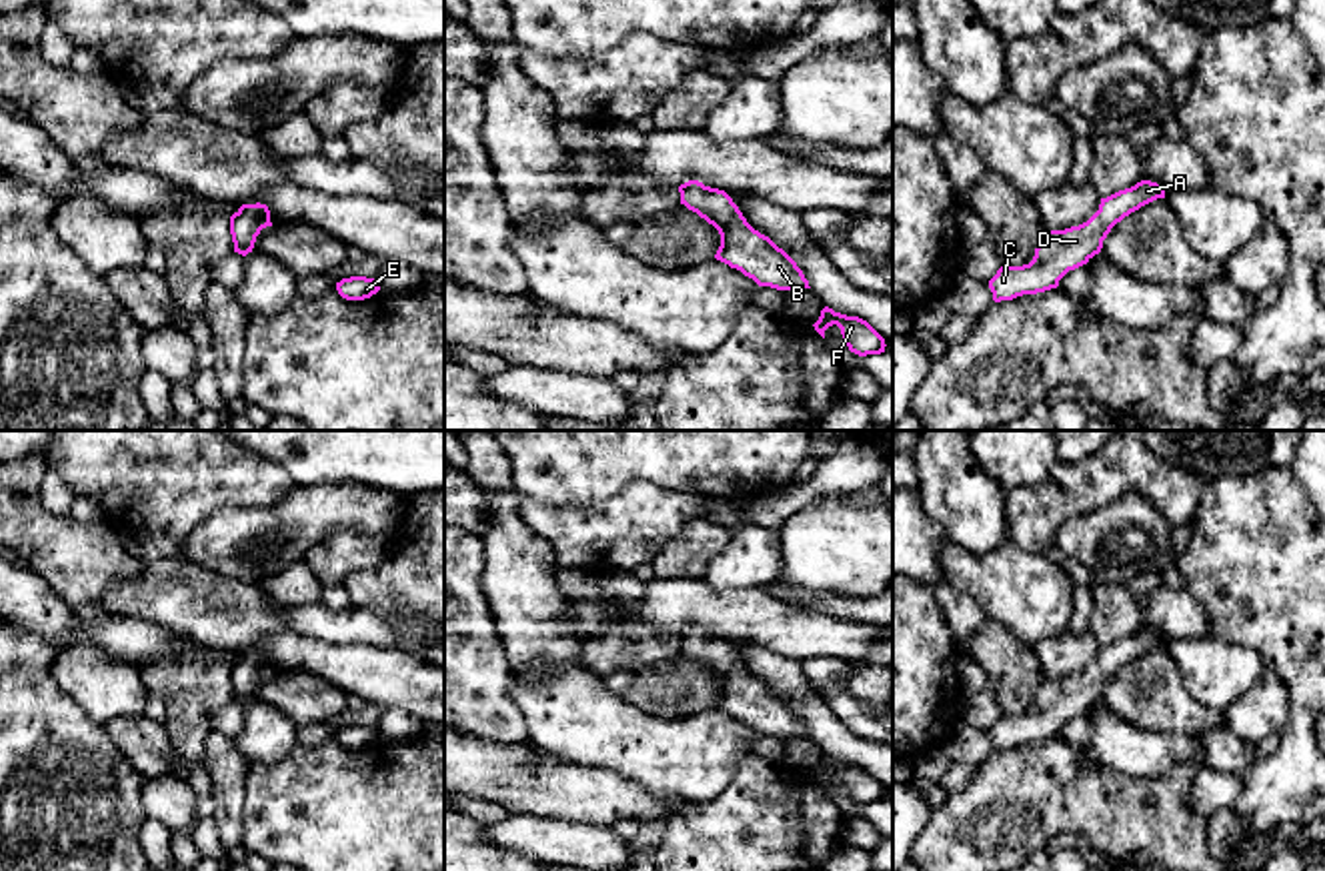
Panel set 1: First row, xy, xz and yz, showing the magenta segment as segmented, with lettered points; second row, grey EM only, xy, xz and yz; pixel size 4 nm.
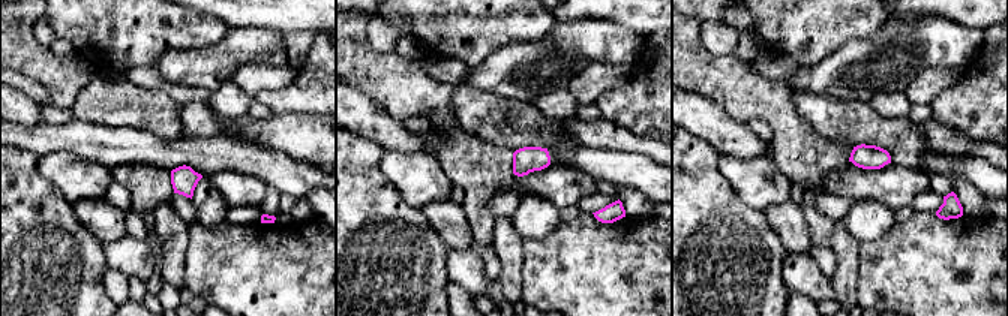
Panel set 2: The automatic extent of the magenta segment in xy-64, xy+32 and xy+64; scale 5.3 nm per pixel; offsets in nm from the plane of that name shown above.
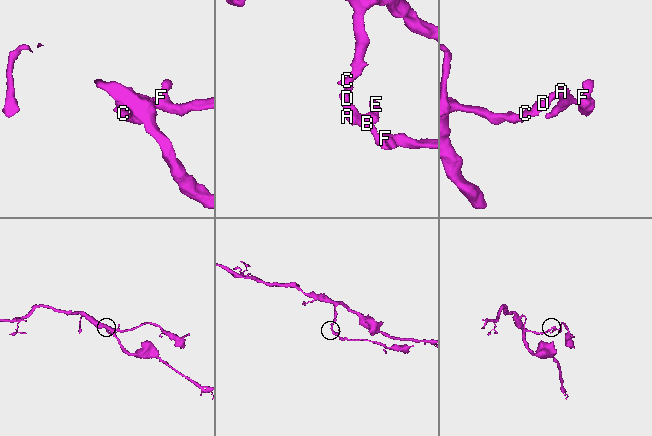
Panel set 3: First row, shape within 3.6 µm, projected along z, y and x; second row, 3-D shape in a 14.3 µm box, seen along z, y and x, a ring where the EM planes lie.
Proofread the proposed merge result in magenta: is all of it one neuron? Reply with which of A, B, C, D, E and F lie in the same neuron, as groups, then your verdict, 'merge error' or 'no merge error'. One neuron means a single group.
A B C D E F | no merge error

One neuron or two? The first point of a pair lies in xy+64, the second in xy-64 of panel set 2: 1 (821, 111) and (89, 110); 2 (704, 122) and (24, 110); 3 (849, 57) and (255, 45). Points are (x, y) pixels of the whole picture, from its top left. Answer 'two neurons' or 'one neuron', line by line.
1: one neuron
2: one neuron
3: one neuron

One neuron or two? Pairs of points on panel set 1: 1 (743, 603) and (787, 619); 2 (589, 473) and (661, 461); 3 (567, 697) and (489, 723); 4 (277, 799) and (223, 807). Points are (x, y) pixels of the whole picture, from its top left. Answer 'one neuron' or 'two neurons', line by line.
1: one neuron
2: one neuron
3: two neurons
4: two neurons

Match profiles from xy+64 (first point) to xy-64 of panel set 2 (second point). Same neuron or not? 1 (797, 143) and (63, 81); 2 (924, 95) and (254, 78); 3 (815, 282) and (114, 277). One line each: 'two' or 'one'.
1: one
2: one
3: two

